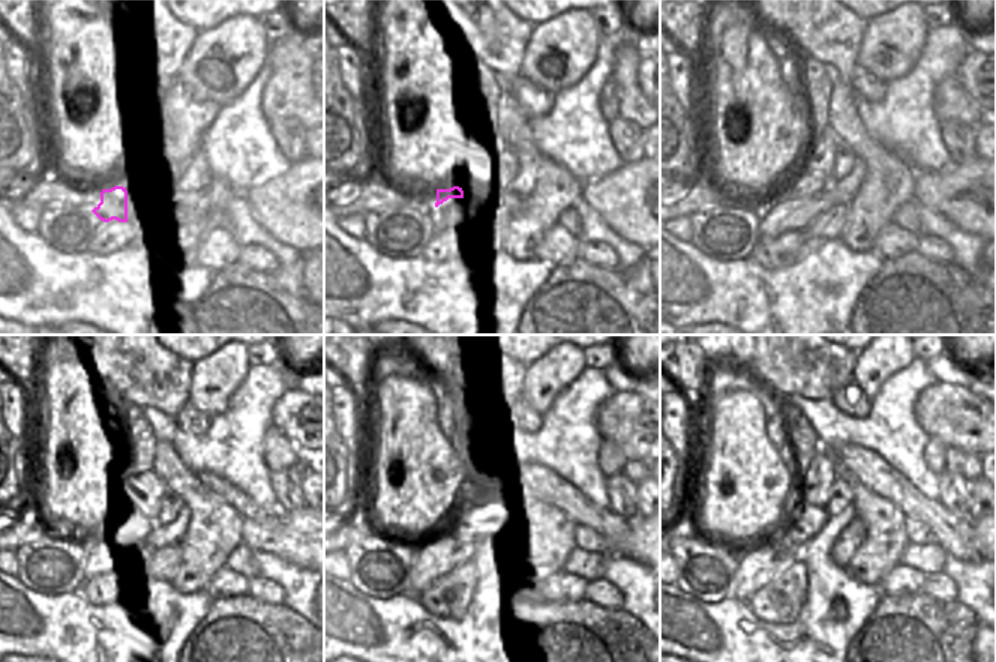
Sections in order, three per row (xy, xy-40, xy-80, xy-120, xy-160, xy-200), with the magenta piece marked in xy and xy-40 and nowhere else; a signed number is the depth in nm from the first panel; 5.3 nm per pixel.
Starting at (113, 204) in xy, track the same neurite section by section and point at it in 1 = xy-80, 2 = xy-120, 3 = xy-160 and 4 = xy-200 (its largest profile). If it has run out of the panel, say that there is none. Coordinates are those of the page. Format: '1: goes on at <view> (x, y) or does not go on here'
1: goes on at xy-80 (804, 185)
2: goes on at xy-120 (134, 521)
3: goes on at xy-160 (470, 523)
4: goes on at xy-200 (807, 521)

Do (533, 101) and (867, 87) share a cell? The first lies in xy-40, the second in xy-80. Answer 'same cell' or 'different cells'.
same cell

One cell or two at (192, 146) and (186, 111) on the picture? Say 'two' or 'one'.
one

